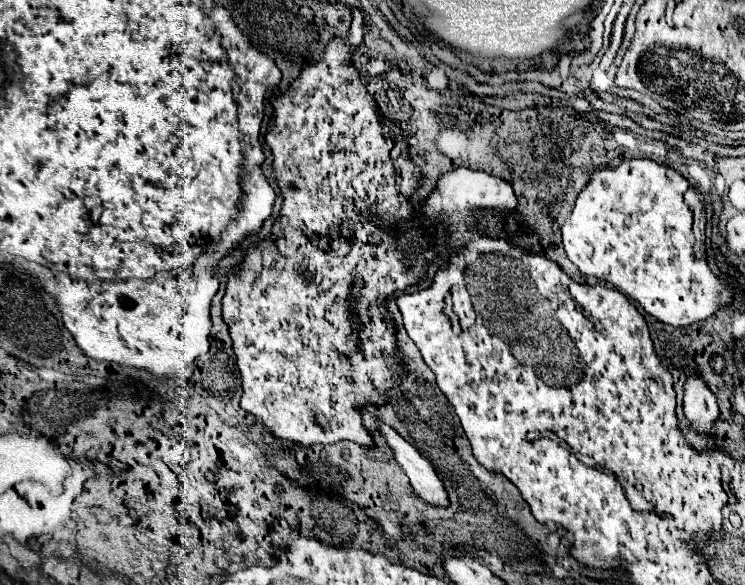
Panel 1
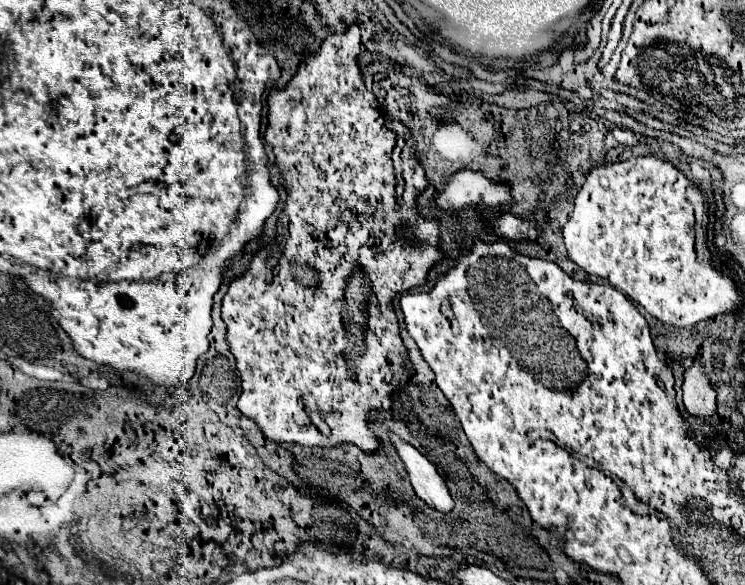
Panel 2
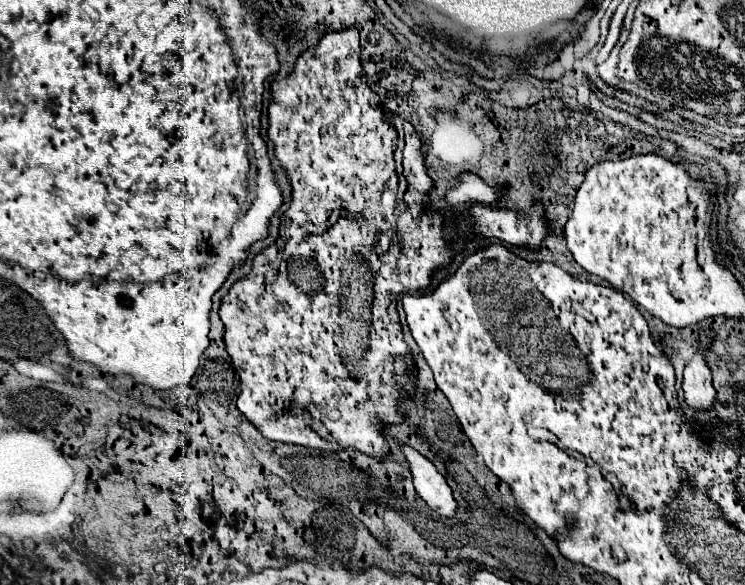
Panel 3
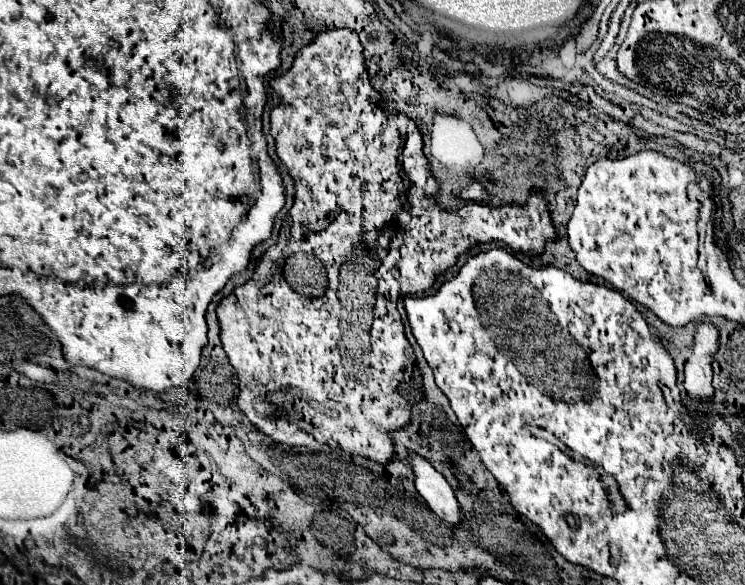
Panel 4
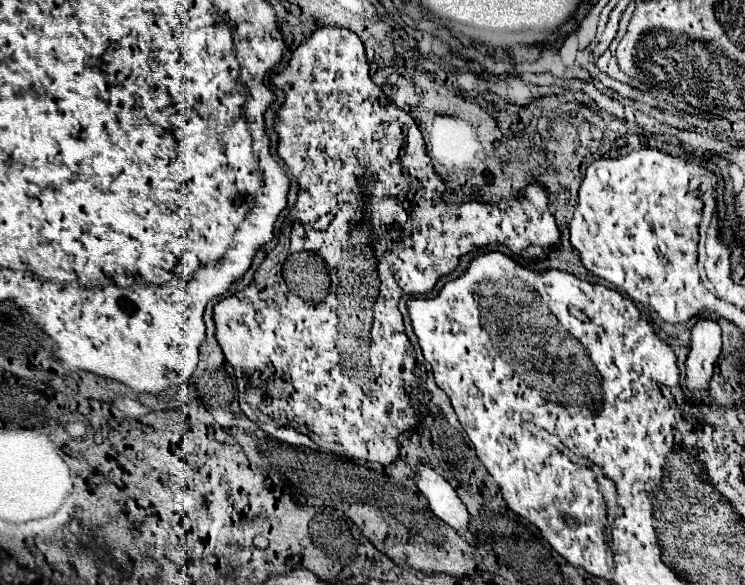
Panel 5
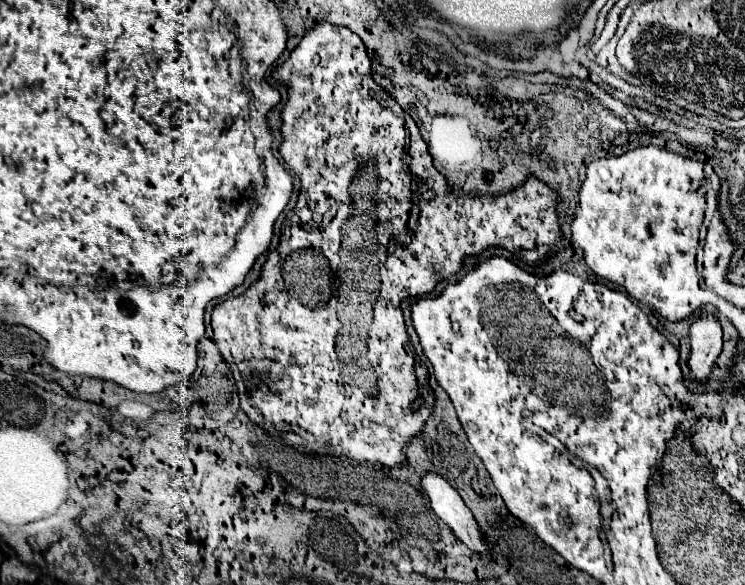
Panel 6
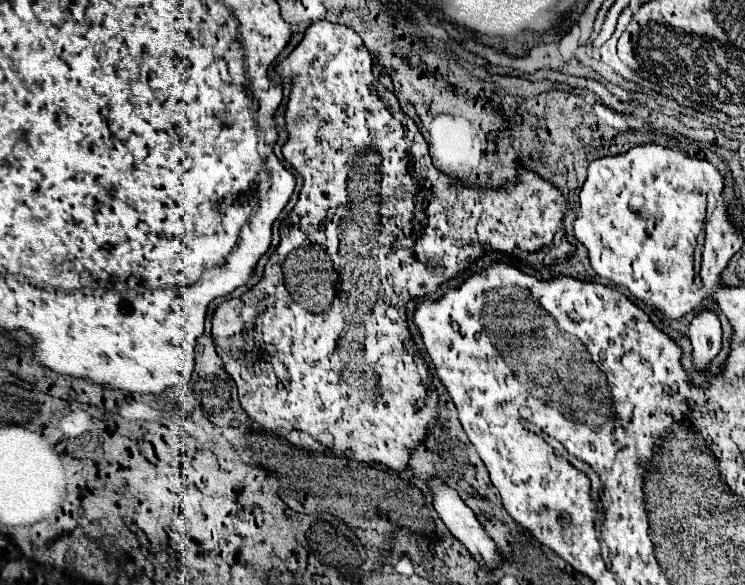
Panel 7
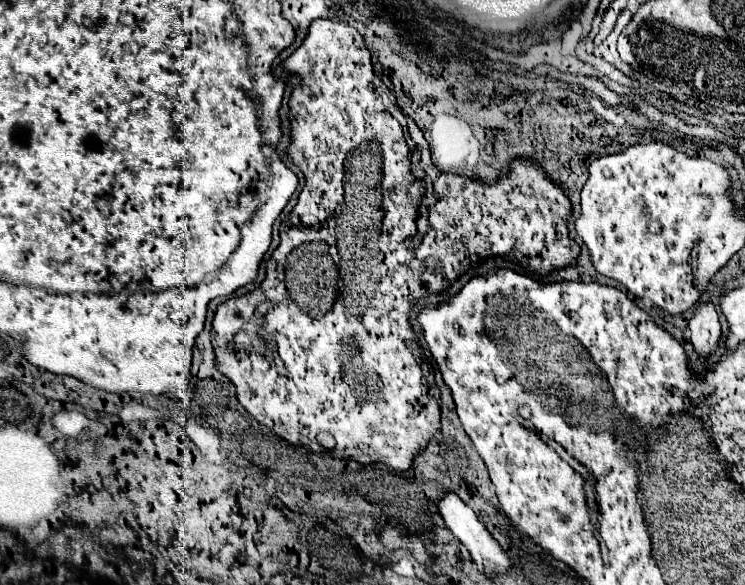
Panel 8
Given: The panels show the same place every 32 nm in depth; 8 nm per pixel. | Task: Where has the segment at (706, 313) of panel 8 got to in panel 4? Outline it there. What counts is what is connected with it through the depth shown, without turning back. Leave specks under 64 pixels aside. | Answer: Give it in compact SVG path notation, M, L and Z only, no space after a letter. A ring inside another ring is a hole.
M698 324L694 332L692 356L686 360L684 388L692 400L712 396L712 362L718 352L720 332L714 324Z

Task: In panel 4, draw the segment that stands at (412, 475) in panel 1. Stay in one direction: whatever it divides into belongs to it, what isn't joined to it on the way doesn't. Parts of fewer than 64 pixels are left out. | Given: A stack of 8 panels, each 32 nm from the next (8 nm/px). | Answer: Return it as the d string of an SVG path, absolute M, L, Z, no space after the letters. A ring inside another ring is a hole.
M412 454L412 466L414 466L414 474L416 474L416 480L414 480L416 490L426 500L430 510L454 526L462 524L464 512L454 496L452 486L444 480L444 476L438 474L434 470L434 466L430 466L430 462L426 462L414 454Z

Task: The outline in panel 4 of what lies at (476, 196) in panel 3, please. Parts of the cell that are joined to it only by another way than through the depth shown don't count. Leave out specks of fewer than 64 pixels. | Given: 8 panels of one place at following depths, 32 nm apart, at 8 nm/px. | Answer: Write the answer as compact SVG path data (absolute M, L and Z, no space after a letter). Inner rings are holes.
M472 182L460 192L460 198L462 200L470 200L470 202L484 202L488 198L488 192L482 188L482 184Z

